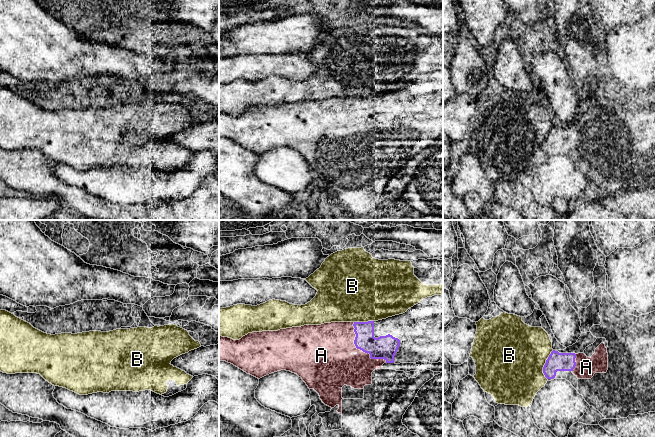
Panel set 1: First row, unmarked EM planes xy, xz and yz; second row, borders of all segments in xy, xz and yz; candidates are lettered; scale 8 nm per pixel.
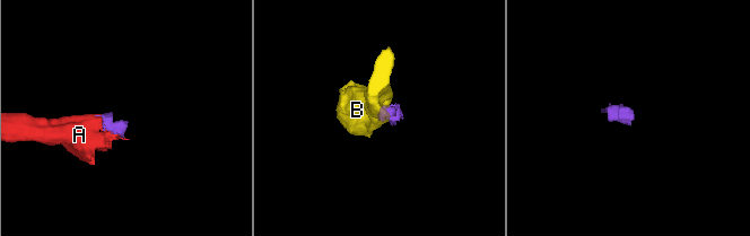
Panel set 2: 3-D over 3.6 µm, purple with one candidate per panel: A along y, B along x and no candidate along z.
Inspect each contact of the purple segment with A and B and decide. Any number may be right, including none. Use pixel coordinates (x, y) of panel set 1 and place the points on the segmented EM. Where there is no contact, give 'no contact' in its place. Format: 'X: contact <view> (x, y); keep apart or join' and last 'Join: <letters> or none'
A: contact xz (360, 349); join
B: contact yz (544, 365); keep apart
Join: A

